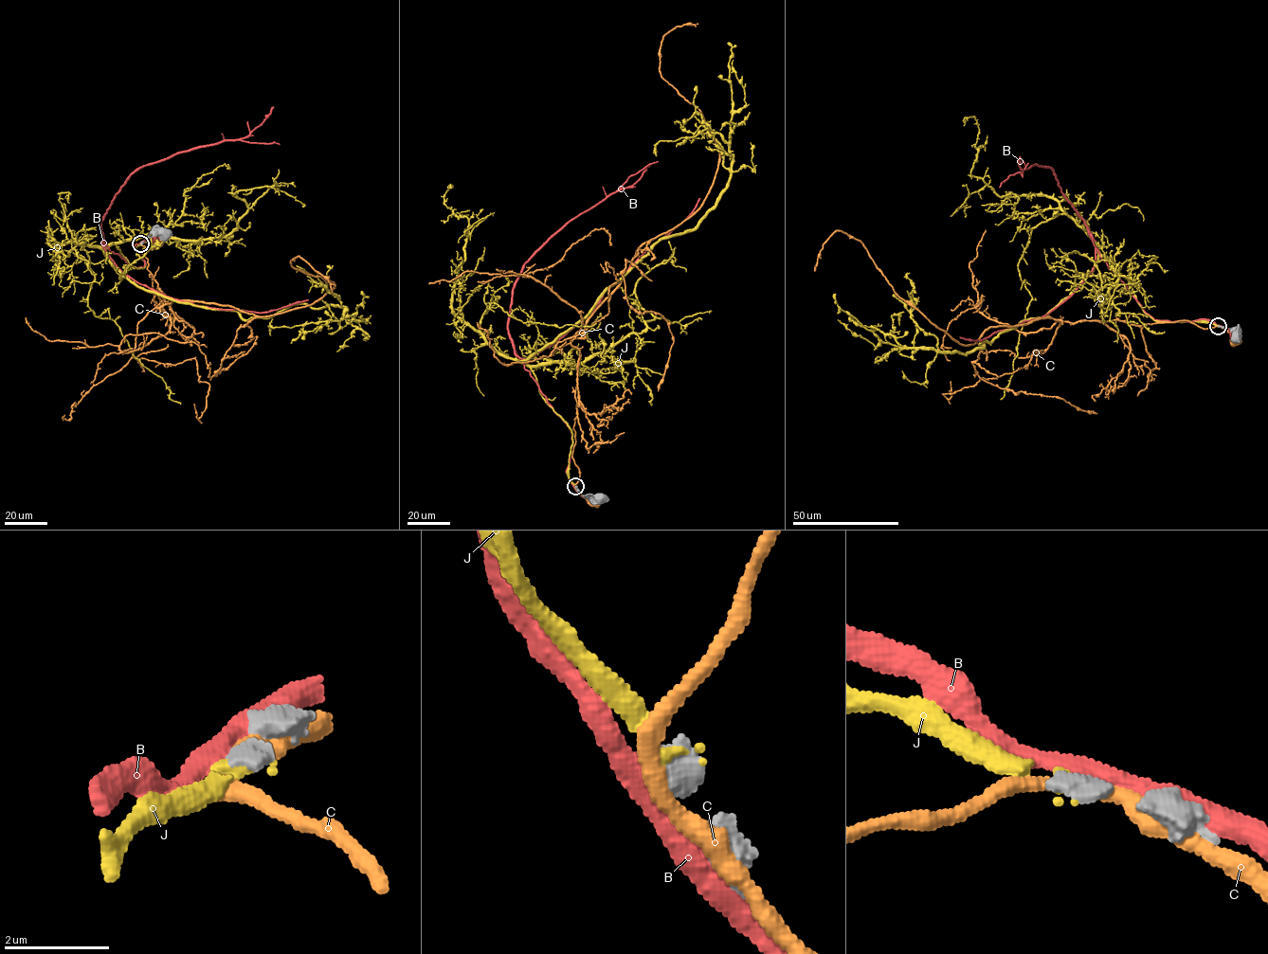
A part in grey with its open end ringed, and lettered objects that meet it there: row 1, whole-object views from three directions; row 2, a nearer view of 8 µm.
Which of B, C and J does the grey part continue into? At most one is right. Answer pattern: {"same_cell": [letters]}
{"same_cell": ["J"]}

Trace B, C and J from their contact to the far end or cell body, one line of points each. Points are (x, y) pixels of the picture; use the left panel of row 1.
B: (140, 243), (153, 236)
C: (140, 243), (157, 308), (302, 307), (335, 285), (292, 266), (299, 257), (333, 293)
J: (140, 243), (144, 268), (116, 244), (105, 257), (139, 287), (247, 320), (301, 303), (352, 320), (361, 292)

